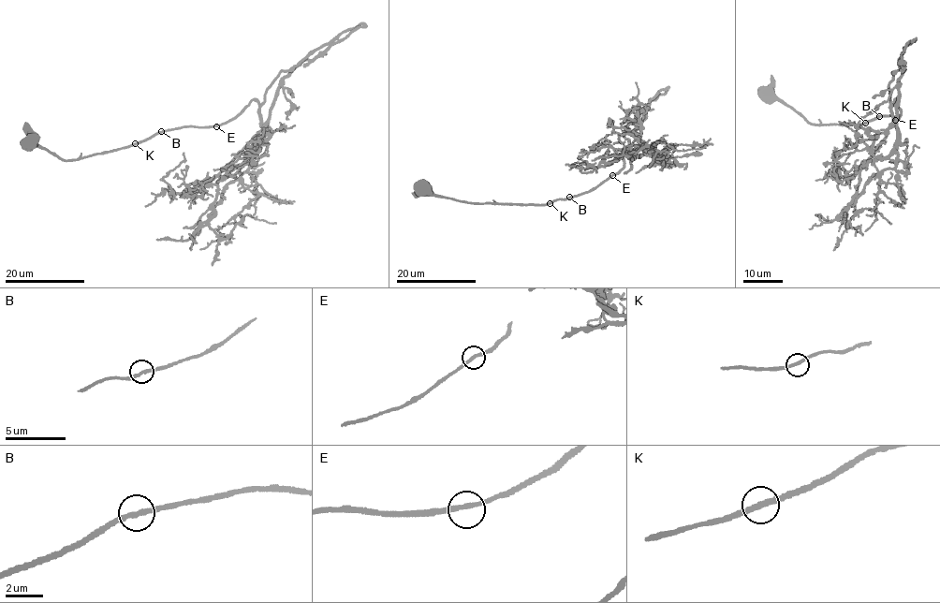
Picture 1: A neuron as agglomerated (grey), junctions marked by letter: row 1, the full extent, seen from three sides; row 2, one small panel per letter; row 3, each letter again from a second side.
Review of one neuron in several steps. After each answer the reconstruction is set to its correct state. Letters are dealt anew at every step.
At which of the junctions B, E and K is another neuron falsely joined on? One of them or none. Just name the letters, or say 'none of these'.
none of these

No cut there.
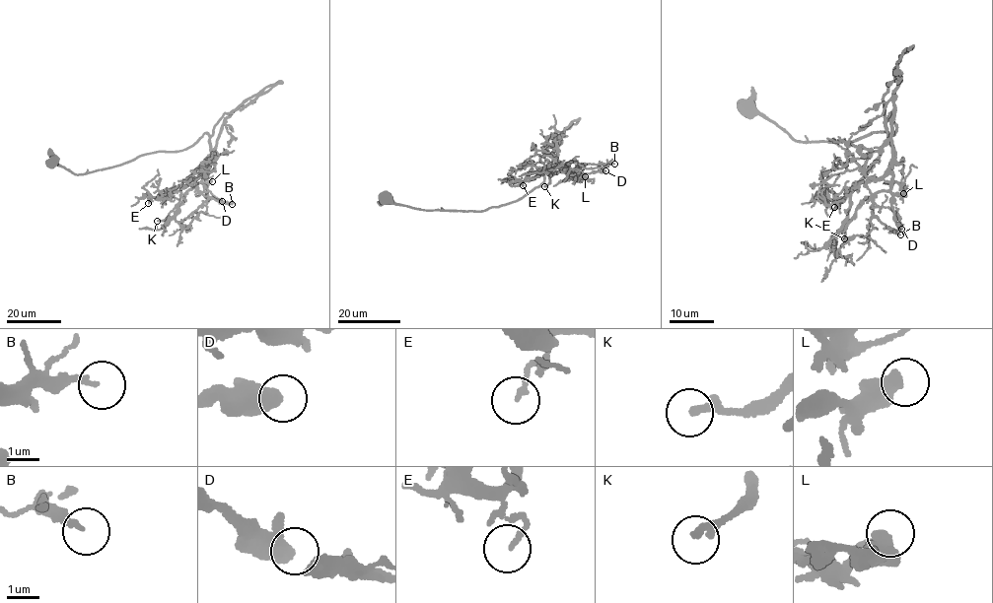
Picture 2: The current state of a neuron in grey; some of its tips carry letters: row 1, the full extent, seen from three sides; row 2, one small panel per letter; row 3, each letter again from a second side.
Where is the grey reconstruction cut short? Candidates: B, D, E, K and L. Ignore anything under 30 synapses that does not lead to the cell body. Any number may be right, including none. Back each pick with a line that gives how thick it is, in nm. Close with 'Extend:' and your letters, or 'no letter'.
Extend: no letter

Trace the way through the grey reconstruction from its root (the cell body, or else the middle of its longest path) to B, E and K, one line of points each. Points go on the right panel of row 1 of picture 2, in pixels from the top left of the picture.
B: (746, 109), (808, 142), (893, 136), (891, 113), (887, 142), (864, 168), (873, 215), (900, 234)
E: (746, 109), (808, 142), (893, 136), (891, 113), (887, 142), (845, 199), (834, 198), (834, 207)
K: (746, 109), (808, 142), (893, 136), (891, 113), (887, 142), (853, 185), (844, 238)

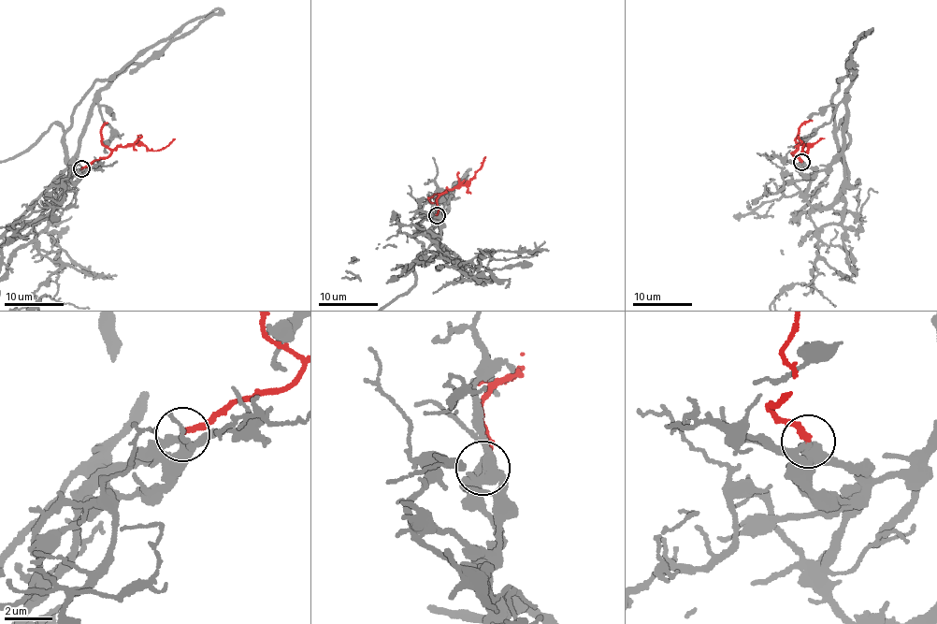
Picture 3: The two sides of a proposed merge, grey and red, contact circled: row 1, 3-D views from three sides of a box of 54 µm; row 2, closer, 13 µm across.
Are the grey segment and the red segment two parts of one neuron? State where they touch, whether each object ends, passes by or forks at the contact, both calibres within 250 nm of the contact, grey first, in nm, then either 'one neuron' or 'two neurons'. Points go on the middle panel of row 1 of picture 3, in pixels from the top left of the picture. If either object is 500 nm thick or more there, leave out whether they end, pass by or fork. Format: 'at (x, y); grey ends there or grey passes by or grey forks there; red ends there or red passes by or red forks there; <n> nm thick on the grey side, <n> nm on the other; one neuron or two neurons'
at (437, 215); grey passes by; red ends there; 280 nm thick on the grey side, 200 nm on the other; one neuron

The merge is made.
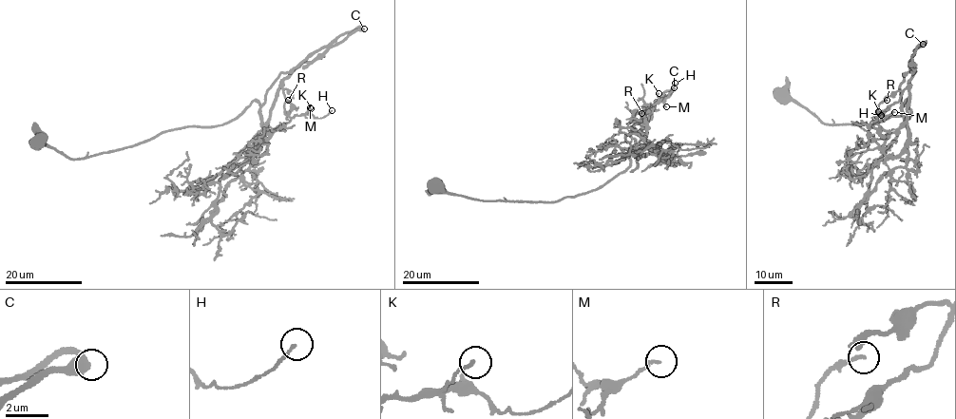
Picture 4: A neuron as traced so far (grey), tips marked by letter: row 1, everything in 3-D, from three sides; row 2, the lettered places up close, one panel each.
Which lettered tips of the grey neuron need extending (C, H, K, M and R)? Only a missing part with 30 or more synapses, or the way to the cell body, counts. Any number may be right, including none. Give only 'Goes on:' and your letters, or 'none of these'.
Goes on: C

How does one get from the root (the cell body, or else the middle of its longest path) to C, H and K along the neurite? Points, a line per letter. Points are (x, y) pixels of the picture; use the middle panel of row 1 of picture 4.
C: (438, 185), (484, 200), (546, 202), (597, 190), (627, 170), (635, 142), (629, 137), (631, 128), (674, 87)
H: (438, 185), (484, 200), (546, 202), (597, 190), (627, 170), (632, 146), (649, 144), (645, 108), (675, 83)
K: (438, 185), (484, 200), (546, 202), (597, 190), (627, 170), (632, 146), (649, 144), (643, 113), (659, 93)

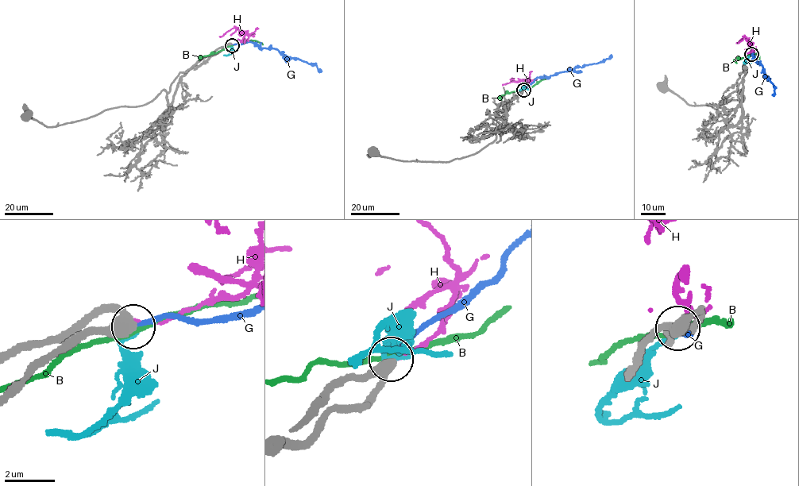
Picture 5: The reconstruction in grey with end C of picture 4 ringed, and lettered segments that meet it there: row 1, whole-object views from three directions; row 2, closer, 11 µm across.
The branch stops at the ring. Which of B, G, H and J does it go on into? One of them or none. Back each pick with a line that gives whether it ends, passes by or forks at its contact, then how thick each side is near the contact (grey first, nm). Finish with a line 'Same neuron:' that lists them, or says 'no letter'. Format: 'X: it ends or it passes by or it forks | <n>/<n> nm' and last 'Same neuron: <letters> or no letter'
G: it ends | 440/170 nm
Same neuron: G

